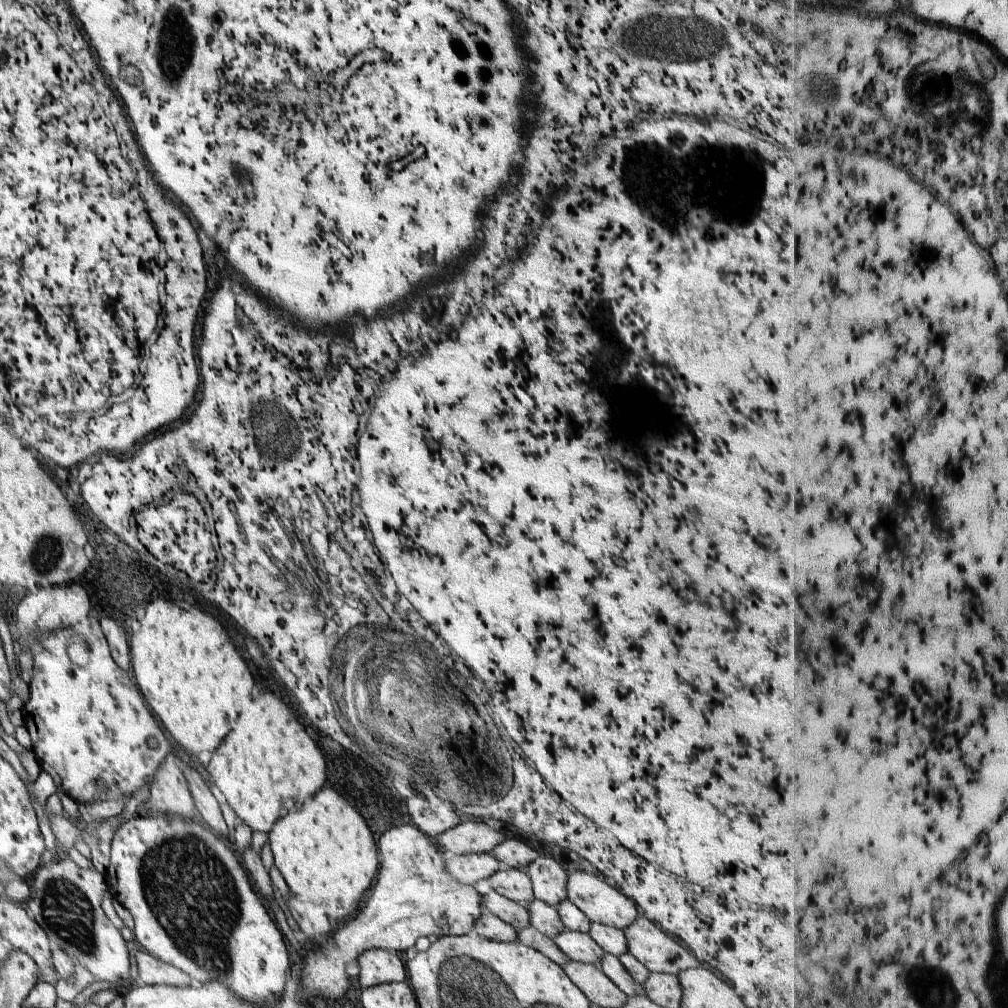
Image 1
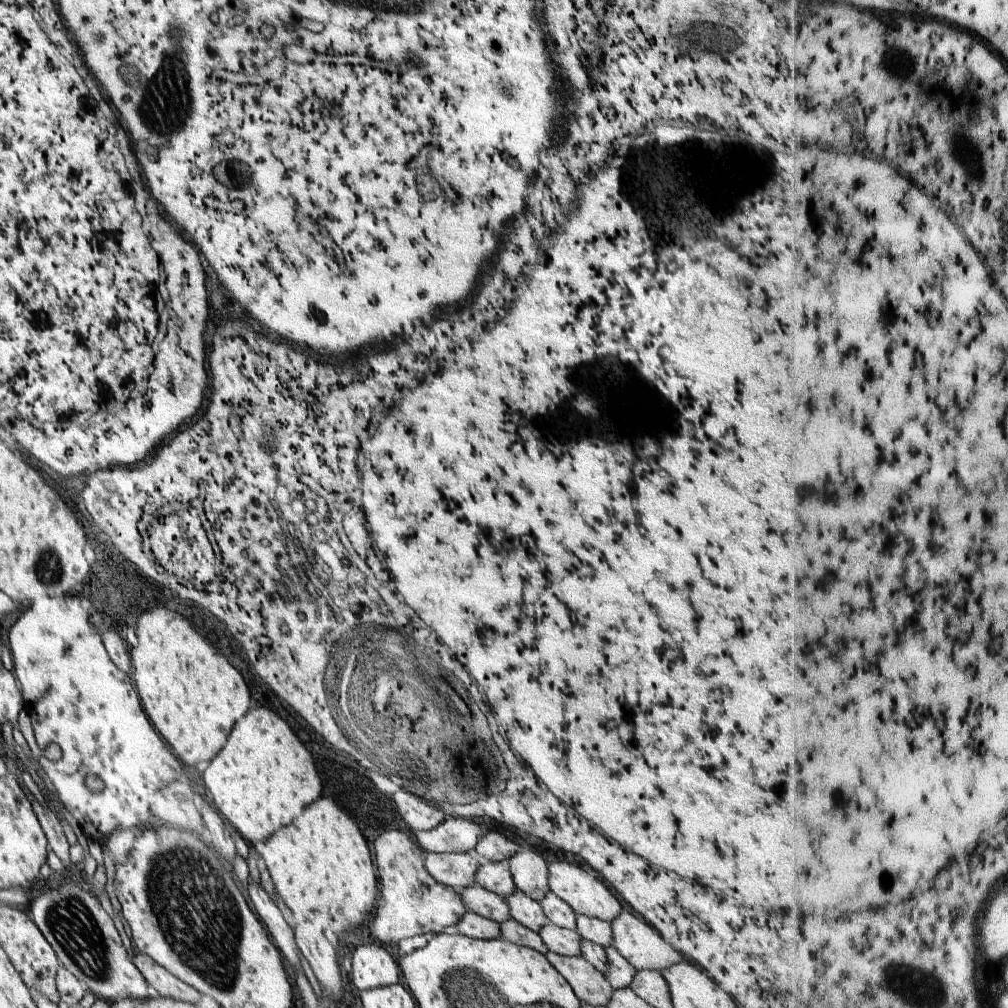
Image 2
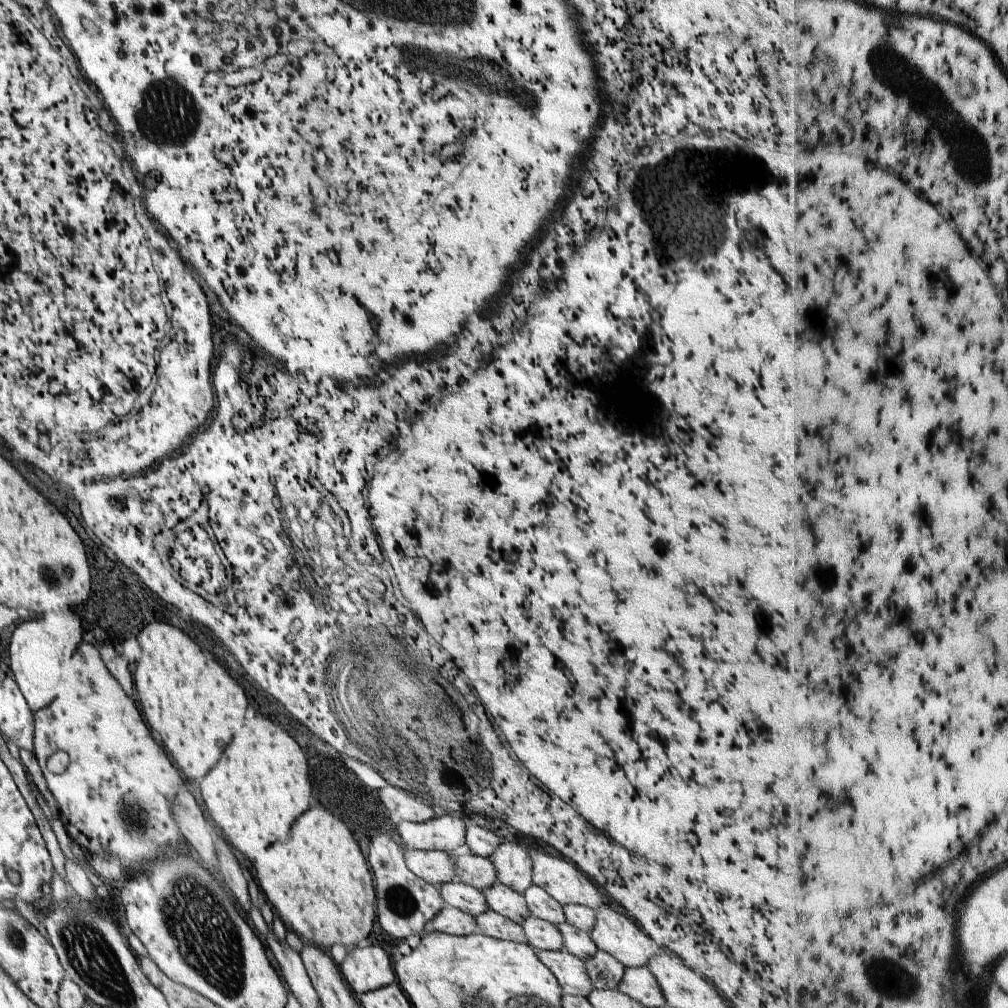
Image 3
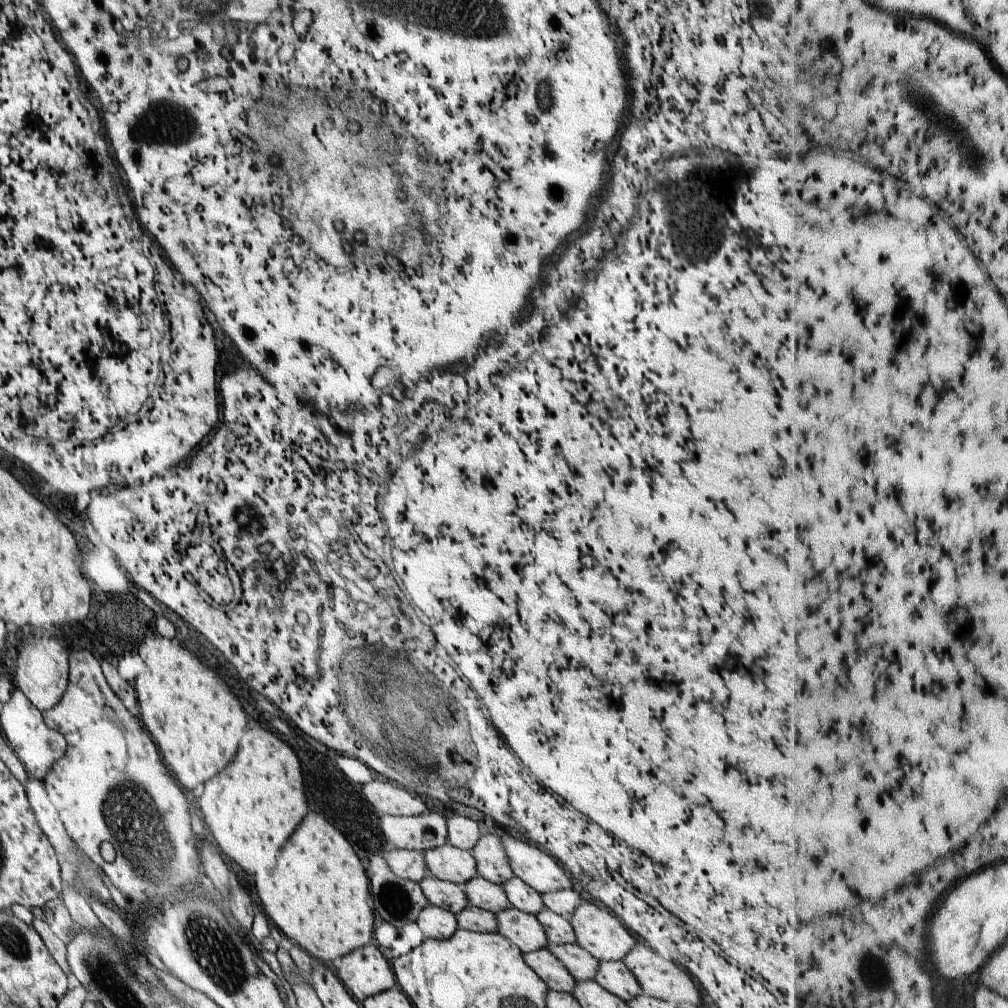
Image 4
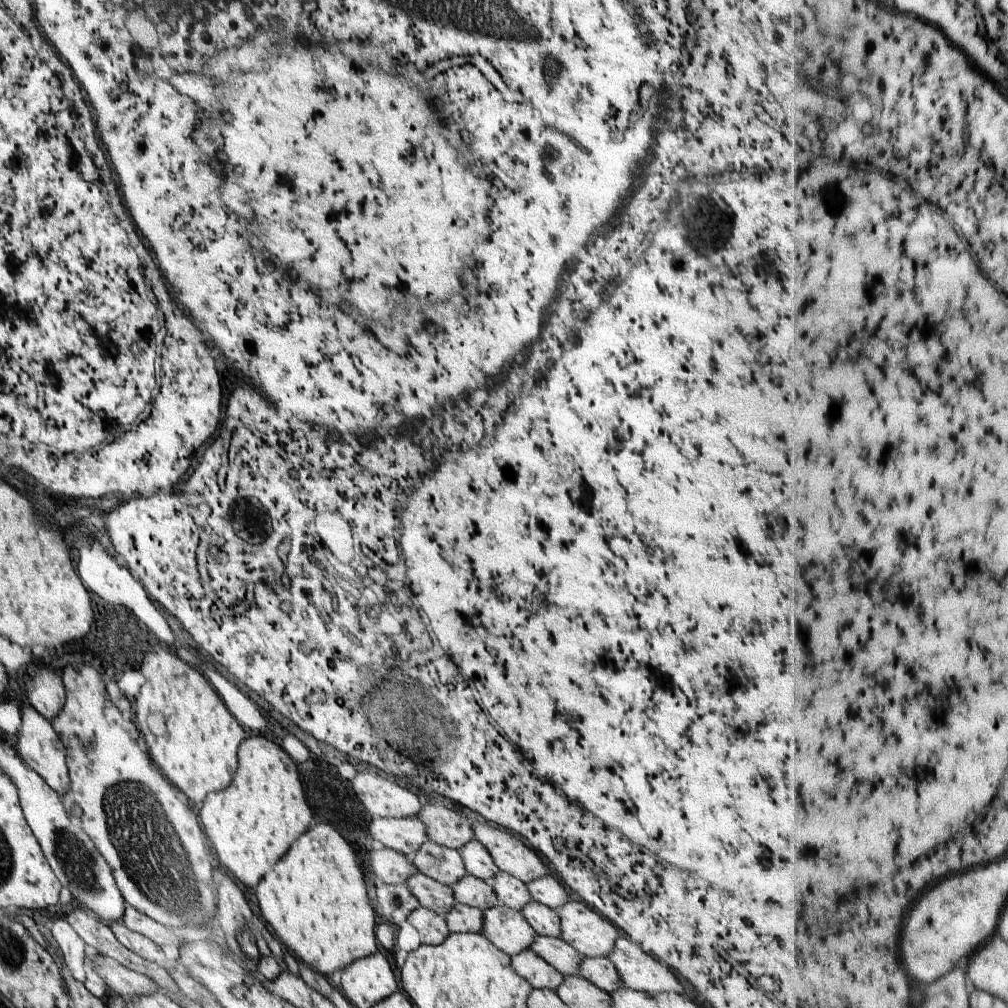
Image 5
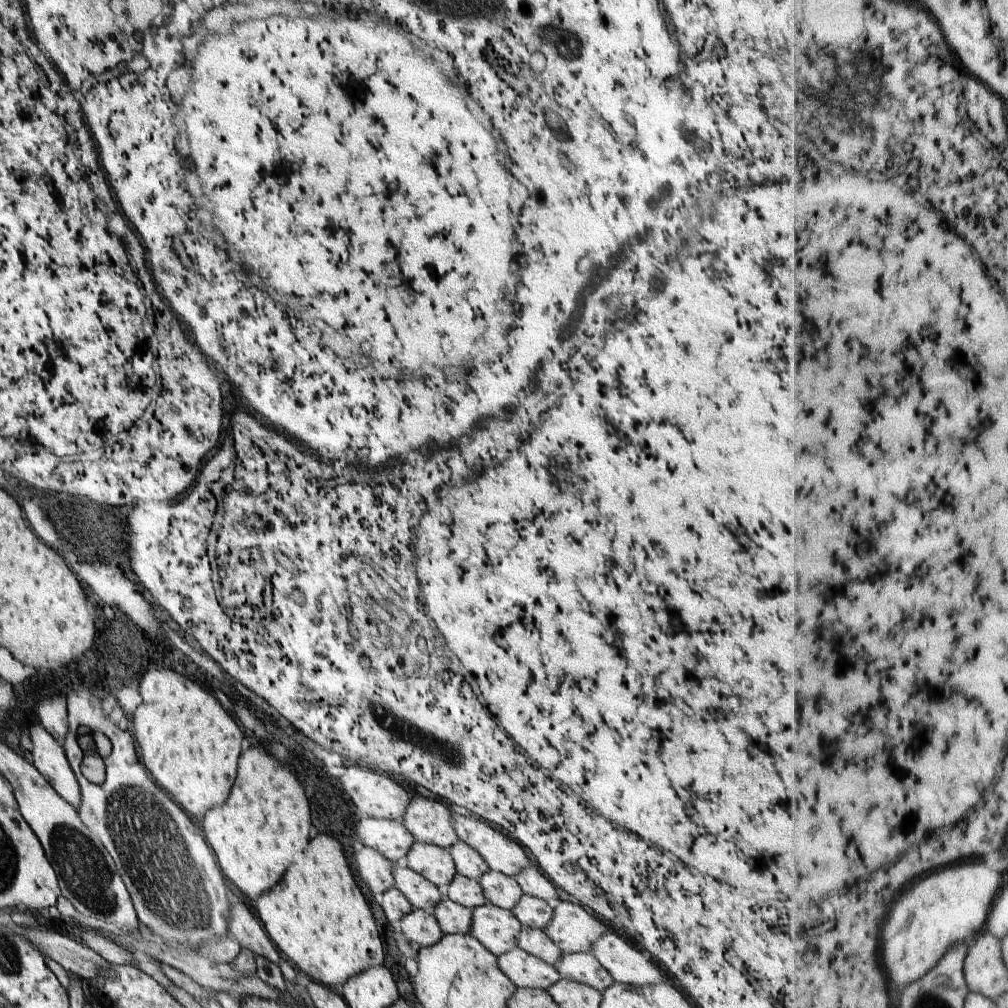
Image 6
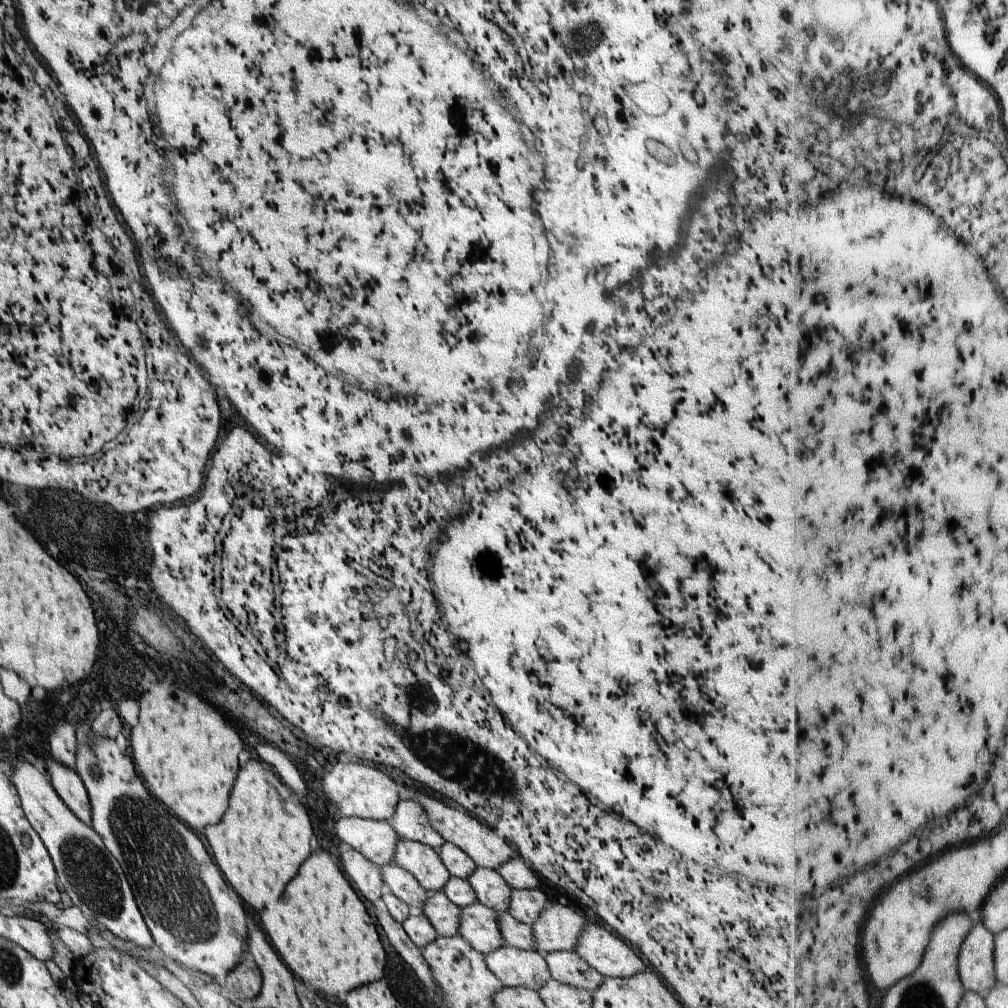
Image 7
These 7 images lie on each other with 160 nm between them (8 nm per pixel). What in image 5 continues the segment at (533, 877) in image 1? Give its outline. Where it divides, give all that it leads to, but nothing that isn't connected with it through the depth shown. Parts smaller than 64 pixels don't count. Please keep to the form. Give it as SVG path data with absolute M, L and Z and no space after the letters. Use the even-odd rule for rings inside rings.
M470 841L460 848L460 852L468 875L489 882L500 872L489 850L481 842Z

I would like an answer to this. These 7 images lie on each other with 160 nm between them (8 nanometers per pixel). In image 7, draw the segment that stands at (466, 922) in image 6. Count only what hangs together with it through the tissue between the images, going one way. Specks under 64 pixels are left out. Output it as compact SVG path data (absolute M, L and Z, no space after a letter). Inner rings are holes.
M444 892L430 894L422 908L423 915L434 926L438 937L459 935L460 908L451 902Z

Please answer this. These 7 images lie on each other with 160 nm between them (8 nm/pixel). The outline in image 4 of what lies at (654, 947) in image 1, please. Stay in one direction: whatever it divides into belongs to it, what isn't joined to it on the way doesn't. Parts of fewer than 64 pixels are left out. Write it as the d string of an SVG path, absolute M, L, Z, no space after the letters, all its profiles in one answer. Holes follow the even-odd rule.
M582 901L569 920L576 935L576 944L599 961L622 961L638 941L604 906Z

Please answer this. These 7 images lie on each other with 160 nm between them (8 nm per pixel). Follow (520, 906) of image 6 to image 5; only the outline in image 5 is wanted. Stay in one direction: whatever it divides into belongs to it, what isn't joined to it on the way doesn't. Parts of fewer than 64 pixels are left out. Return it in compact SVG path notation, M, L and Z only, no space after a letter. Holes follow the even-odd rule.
M532 899L521 913L538 935L561 938L561 920L555 910Z

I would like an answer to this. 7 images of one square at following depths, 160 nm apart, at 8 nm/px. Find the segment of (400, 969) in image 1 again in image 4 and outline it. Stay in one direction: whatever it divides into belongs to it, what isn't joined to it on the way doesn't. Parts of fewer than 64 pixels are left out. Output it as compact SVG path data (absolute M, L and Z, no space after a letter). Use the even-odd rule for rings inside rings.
M372 941L343 956L340 967L334 970L347 991L360 1002L396 987L390 964Z

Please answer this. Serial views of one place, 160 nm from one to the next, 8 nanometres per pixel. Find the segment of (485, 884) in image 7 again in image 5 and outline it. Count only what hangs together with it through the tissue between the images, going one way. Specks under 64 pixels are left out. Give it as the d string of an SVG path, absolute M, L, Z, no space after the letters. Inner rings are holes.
M504 871L493 876L489 883L495 890L500 904L511 909L521 911L533 899L527 885Z

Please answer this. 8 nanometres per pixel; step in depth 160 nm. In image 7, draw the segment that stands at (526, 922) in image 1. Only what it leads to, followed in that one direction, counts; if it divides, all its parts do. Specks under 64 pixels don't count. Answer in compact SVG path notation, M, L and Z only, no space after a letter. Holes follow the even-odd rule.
M394 862L380 867L380 874L382 874L385 888L410 908L412 906L423 908L426 900L433 893L424 890L410 872L406 872Z

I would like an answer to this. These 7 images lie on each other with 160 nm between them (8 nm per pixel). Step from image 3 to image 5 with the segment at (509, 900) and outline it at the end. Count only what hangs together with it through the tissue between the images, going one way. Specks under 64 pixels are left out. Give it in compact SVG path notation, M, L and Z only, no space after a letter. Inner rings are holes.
M464 875L452 886L458 903L481 908L482 910L500 904L499 898L490 883L472 875Z

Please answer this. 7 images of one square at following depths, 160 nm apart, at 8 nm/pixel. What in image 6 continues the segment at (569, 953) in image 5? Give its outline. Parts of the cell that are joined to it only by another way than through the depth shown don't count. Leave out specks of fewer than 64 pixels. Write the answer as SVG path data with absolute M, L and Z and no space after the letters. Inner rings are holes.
M522 927L517 943L520 949L551 965L556 964L564 954L563 950L548 938L544 930L540 929Z

